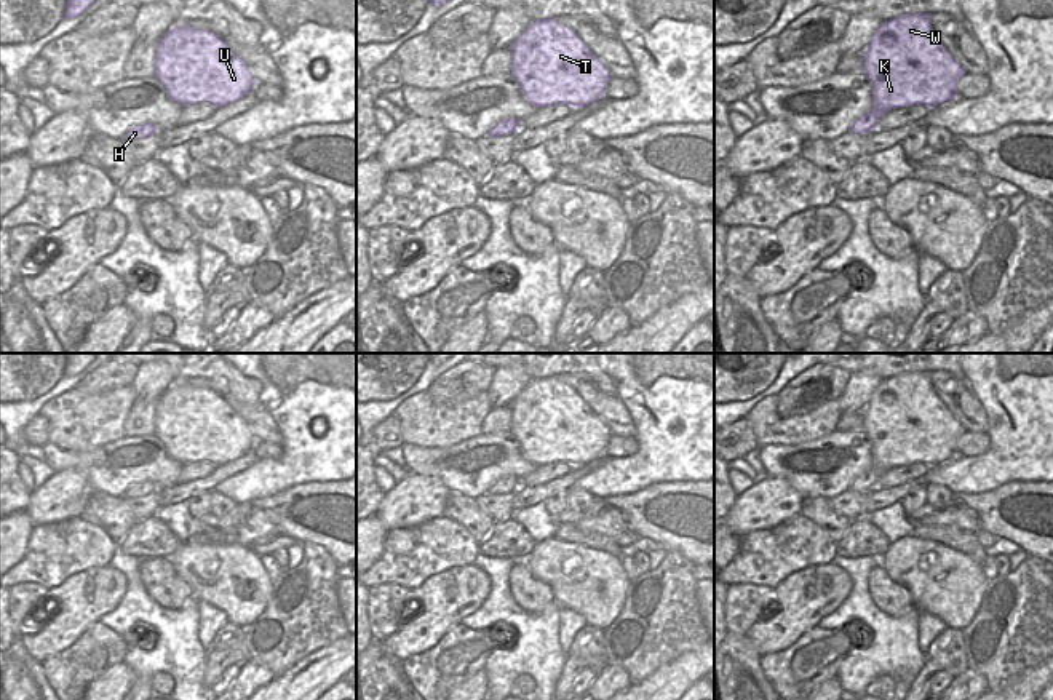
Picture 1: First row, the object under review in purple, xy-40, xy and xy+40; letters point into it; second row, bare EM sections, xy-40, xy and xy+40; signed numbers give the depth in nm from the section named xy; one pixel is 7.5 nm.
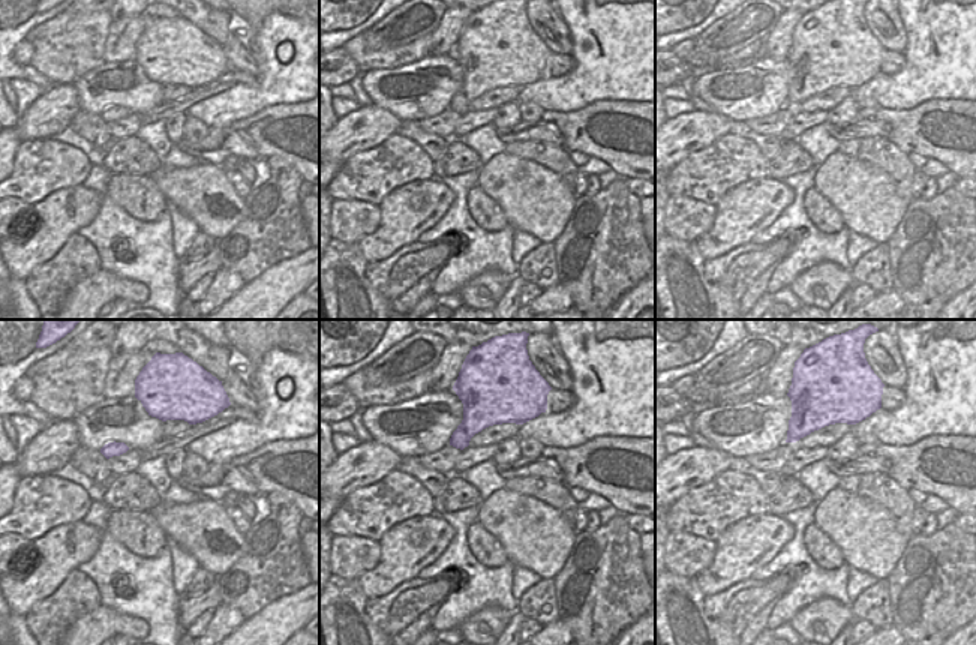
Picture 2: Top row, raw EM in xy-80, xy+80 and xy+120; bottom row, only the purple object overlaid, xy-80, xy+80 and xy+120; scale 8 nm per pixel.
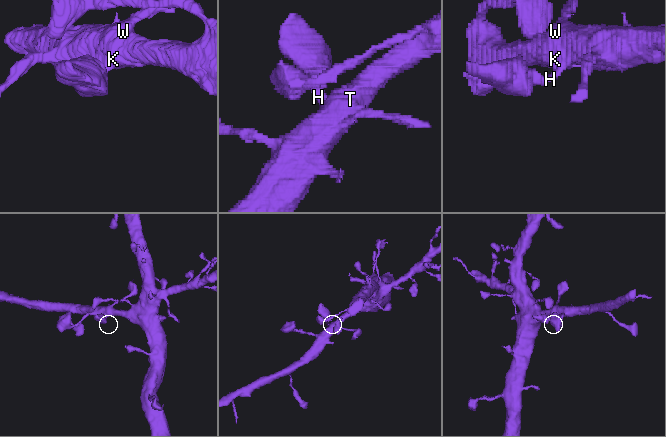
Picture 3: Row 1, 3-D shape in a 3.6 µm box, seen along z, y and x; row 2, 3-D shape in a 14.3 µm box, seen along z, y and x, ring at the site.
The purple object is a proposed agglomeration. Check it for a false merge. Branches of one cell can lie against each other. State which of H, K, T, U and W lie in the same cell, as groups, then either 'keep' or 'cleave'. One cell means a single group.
groups H K T U W; keep

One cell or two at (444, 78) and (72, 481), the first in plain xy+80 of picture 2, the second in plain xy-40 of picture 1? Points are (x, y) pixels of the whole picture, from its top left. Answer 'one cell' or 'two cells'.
two cells

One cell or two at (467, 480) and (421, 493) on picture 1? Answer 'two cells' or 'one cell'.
two cells

